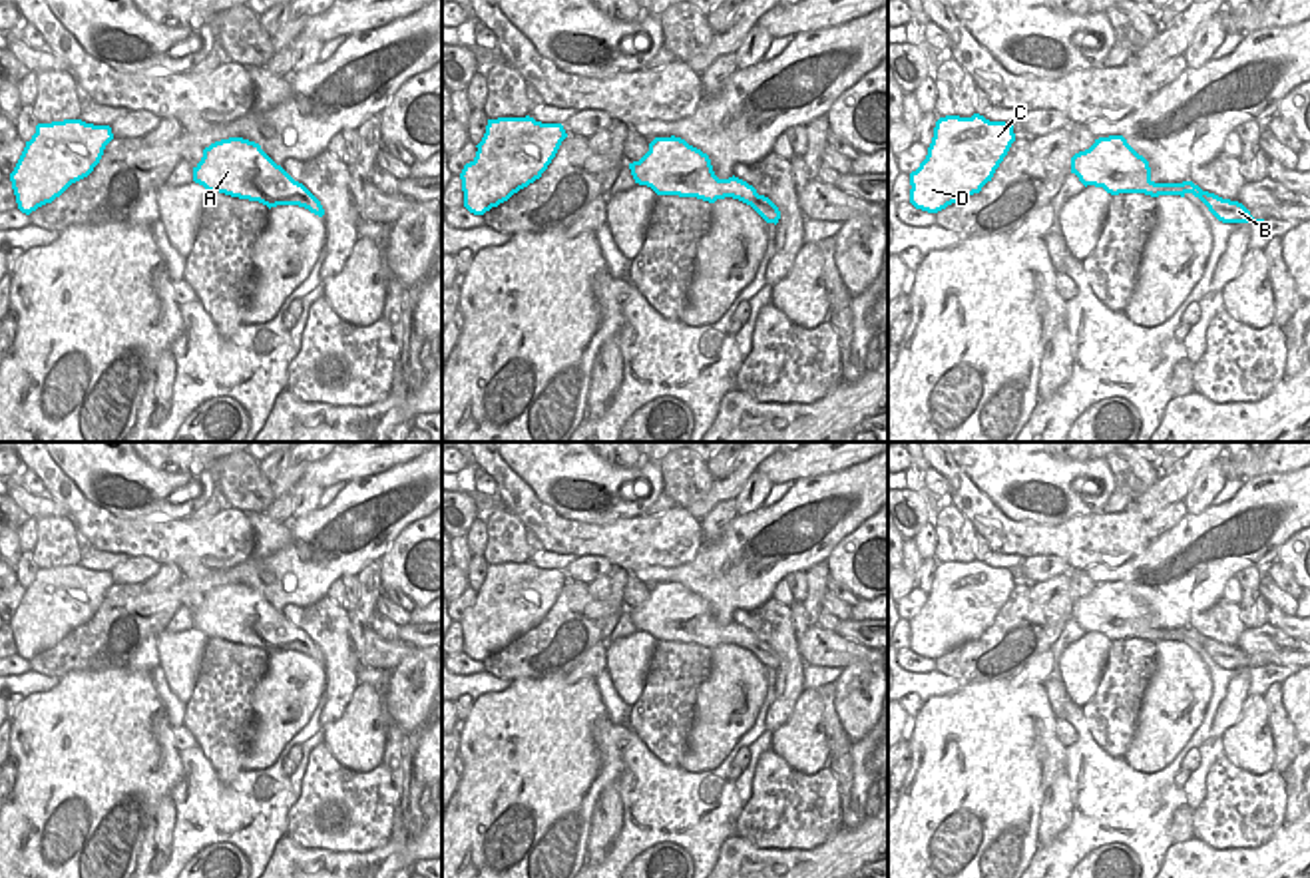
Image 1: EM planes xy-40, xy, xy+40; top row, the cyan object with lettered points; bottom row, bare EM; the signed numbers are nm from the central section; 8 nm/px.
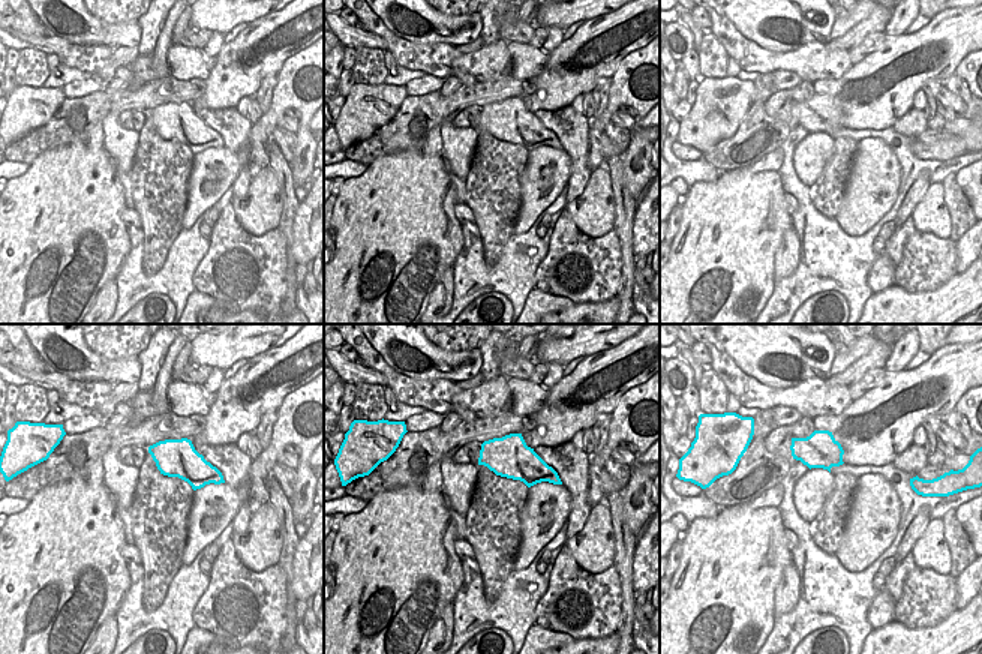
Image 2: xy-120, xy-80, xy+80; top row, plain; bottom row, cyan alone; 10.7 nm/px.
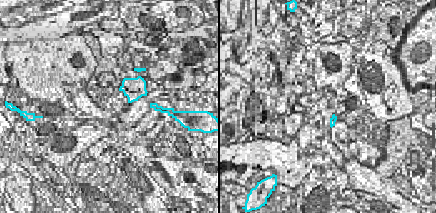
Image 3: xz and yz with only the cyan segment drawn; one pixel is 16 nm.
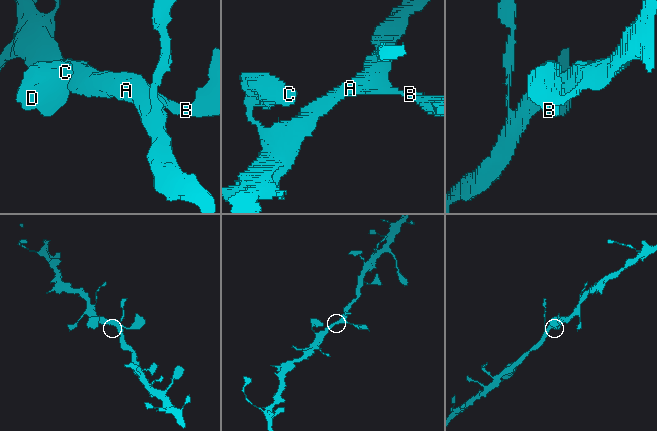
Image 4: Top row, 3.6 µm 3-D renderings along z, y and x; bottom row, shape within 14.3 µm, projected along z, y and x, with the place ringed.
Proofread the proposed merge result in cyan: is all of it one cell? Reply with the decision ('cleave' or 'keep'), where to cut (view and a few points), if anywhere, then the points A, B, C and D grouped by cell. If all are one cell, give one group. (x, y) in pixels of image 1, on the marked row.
keep; cut none; groups A B C D

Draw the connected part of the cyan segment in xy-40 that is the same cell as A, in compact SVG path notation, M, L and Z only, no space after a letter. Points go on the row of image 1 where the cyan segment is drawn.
M229 137L203 149L193 167L193 181L207 191L259 201L263 205L299 205L323 217L321 201L281 165L277 165L259 143Z

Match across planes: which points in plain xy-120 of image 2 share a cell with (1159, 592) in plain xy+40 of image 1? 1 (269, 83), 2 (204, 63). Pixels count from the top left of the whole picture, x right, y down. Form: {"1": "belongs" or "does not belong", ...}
{"1": "does not belong", "2": "does not belong"}

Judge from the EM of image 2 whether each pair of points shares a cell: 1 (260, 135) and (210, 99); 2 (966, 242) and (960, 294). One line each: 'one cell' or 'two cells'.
1: two cells
2: two cells

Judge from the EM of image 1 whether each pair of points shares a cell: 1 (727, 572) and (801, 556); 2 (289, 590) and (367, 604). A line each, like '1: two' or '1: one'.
1: one
2: two

